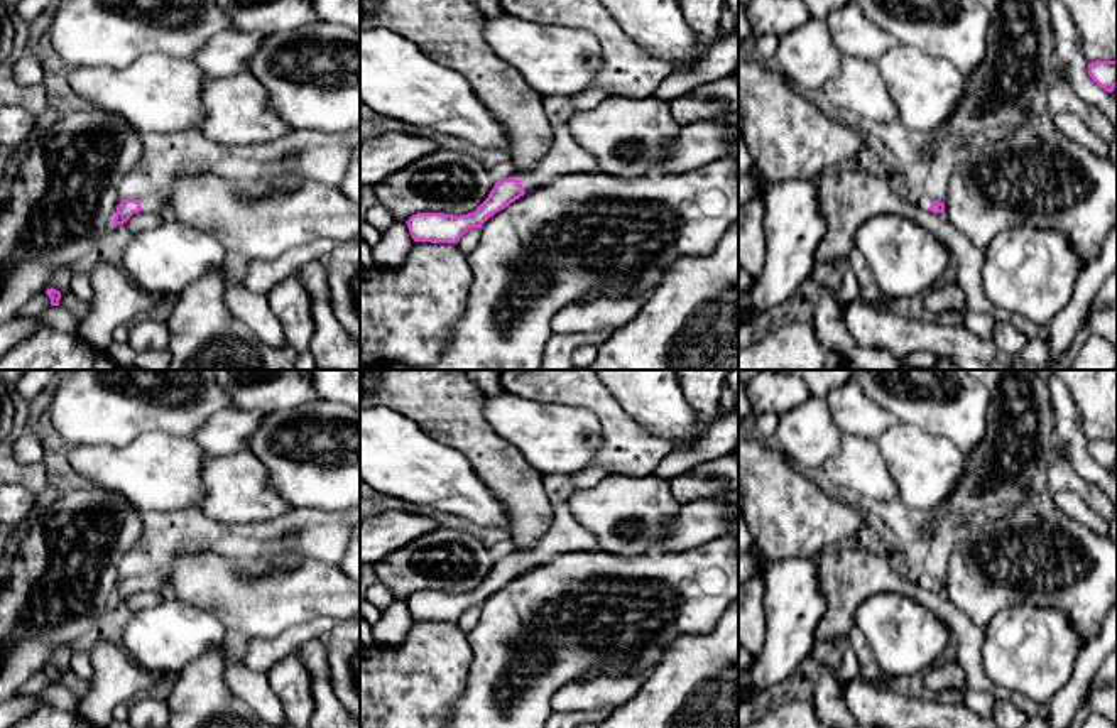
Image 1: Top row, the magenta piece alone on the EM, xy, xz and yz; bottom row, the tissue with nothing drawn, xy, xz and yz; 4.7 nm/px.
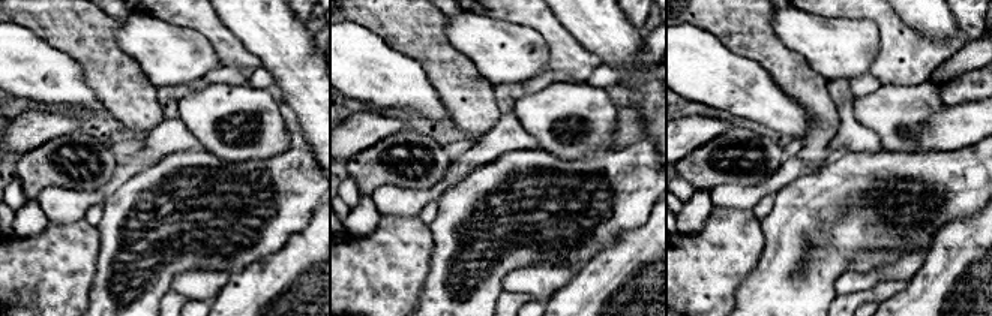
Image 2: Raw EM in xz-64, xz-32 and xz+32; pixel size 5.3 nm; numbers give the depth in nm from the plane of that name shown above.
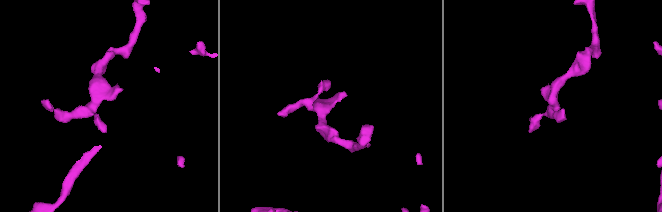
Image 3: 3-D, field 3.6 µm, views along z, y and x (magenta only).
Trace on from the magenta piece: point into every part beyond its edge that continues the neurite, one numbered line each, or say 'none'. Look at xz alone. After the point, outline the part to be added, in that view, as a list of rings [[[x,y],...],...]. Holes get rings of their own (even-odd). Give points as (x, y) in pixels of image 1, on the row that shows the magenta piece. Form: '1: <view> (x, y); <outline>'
1: xz (565, 156); [[[568,125],[553,128],[553,144],[546,155],[537,162],[534,172],[520,179],[526,193],[546,186],[561,174],[597,174],[597,159],[580,147]]]

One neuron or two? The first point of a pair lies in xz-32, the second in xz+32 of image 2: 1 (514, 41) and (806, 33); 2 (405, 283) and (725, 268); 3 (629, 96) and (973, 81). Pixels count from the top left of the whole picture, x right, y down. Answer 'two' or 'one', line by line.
1: one
2: one
3: one

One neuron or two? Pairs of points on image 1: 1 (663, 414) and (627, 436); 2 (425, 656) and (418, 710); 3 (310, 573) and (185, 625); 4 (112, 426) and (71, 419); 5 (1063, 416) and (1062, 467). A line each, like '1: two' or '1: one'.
1: two
2: one
3: two
4: one
5: two

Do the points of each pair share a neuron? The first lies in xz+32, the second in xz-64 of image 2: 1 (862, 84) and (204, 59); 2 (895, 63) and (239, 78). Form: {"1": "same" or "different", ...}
{"1": "different", "2": "different"}

